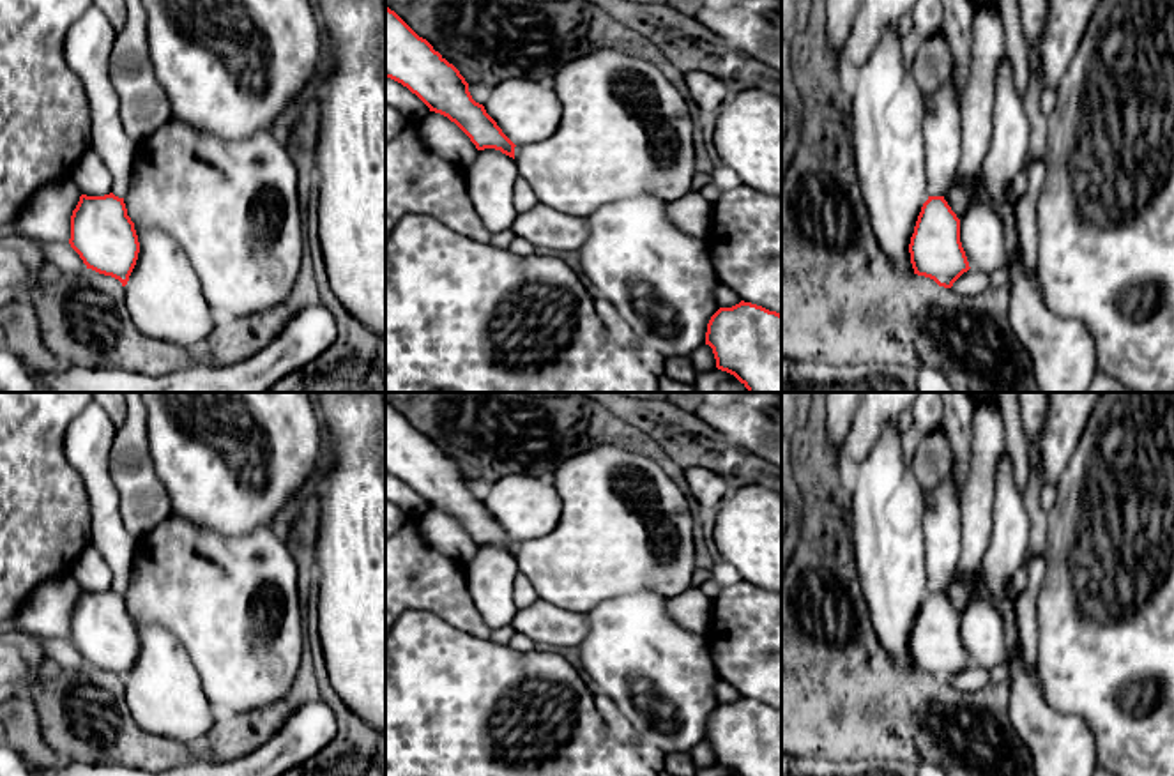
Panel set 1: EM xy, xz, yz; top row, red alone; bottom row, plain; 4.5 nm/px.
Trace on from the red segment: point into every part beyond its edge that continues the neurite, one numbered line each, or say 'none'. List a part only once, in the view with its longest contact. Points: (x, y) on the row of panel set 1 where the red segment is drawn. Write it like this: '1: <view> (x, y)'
none

